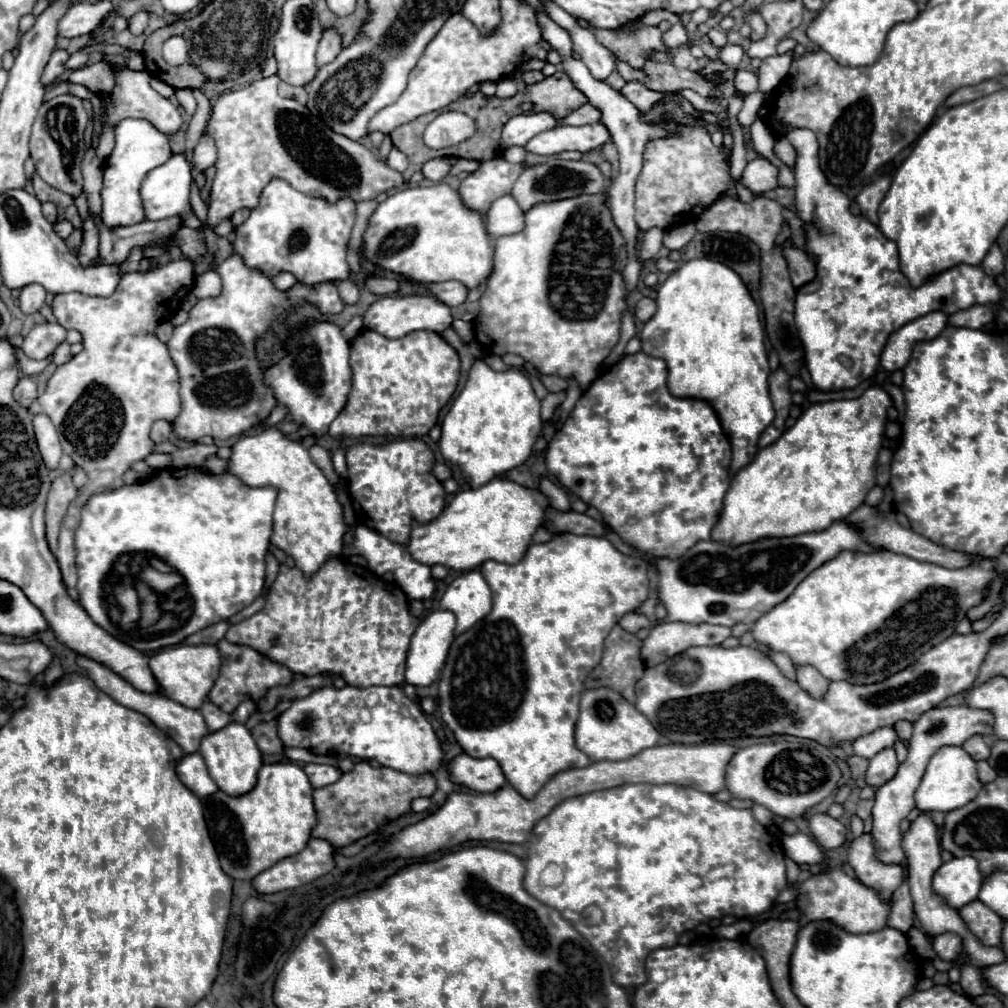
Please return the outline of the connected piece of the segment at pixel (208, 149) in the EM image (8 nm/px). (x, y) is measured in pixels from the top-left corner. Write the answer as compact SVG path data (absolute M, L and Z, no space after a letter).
M205 133L201 135L199 143L193 147L193 167L197 169L195 185L201 189L205 185L205 171L215 163L217 153L215 153L215 141Z

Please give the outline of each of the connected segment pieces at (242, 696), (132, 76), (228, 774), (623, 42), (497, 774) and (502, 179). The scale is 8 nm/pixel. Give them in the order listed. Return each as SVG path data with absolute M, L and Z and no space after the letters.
M221 639L217 643L217 647L221 651L223 663L221 663L219 679L215 681L215 685L209 693L209 701L215 703L225 713L233 713L241 701L251 699L257 703L261 697L265 697L265 691L293 683L293 673L285 665L279 665L279 663L271 661L269 657L263 657L259 651L255 651L251 647L235 645L235 643L229 643L225 639Z
M123 69L123 71L115 71L115 89L113 89L113 103L109 107L109 125L117 125L119 121L127 119L127 117L133 117L133 119L145 119L149 121L155 129L159 129L161 133L165 135L173 135L181 129L183 125L183 119L177 111L177 107L161 97L157 91L151 89L149 81L151 81L151 75L147 71L131 71L131 69Z
M229 723L225 729L209 733L203 741L201 741L201 749L199 753L203 755L209 775L211 779L217 783L217 787L231 795L231 797L239 797L249 793L255 785L257 785L257 773L261 769L261 753L251 737L251 733L245 729L245 725L239 723Z
M577 19L577 23L581 27L593 29L593 33L601 45L605 45L609 51L613 51L613 55L617 55L617 59L623 59L623 61L631 63L633 67L643 67L645 53L649 49L669 54L661 39L661 31L657 27L647 27L641 21L637 21L637 33L595 29L593 25L589 25L589 21L583 21L583 19Z
M467 753L455 757L449 765L451 779L477 793L493 793L507 785L507 779L493 759L475 759Z
M493 159L479 165L475 173L469 173L459 187L463 205L479 215L485 215L495 199L511 193L515 179L525 167L507 163L505 159Z

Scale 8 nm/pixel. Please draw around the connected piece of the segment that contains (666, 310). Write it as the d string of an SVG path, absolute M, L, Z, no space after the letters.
M693 259L683 263L669 279L657 289L657 313L645 323L639 333L643 343L643 353L651 357L659 357L667 363L667 387L675 397L691 397L709 401L715 409L725 435L733 447L731 475L735 475L741 467L753 461L757 449L759 435L773 423L775 411L769 397L769 363L763 345L763 329L759 323L759 309L751 299L747 287L741 277L733 273L727 265L717 261Z

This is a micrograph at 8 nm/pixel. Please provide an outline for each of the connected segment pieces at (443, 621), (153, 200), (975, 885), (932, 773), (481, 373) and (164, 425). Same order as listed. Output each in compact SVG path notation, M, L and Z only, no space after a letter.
M445 609L431 611L421 621L415 635L411 637L411 645L409 645L409 653L407 653L407 671L405 671L407 683L417 685L417 687L427 687L433 681L437 681L437 677L441 673L441 665L445 663L449 645L455 639L453 631L455 631L455 615L451 611L445 611Z
M173 155L165 165L155 167L143 181L141 187L141 197L143 197L143 207L145 207L145 217L151 221L159 221L165 217L180 216L183 225L201 229L201 221L195 216L191 206L191 167L183 155Z
M953 857L933 875L933 891L945 897L947 905L953 905L953 909L961 909L977 899L983 881L985 875L975 857Z
M941 747L929 761L921 785L915 793L915 803L919 811L953 811L977 797L983 789L983 781L977 775L977 763L963 747Z
M475 359L467 385L443 419L439 449L443 459L457 465L465 481L477 489L493 477L525 463L541 429L543 421L539 415L539 399L535 397L529 379L517 369L499 373L483 359Z
M155 421L151 427L151 439L155 443L163 443L167 441L171 435L171 423L169 421Z

